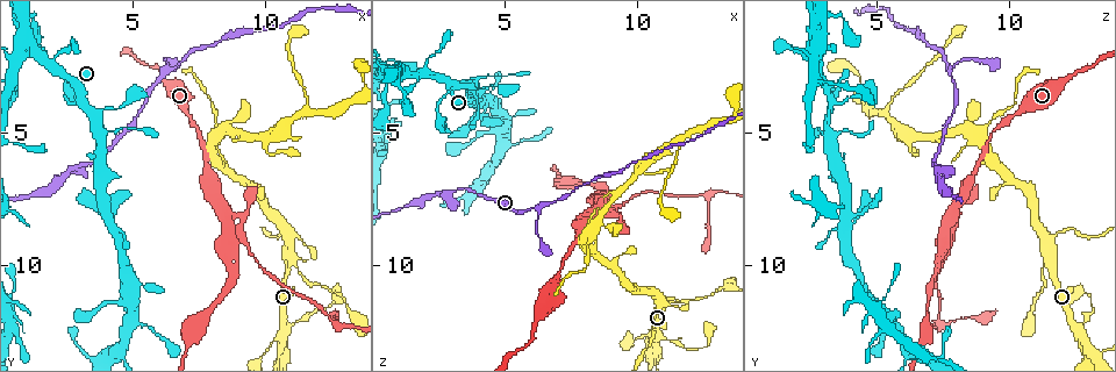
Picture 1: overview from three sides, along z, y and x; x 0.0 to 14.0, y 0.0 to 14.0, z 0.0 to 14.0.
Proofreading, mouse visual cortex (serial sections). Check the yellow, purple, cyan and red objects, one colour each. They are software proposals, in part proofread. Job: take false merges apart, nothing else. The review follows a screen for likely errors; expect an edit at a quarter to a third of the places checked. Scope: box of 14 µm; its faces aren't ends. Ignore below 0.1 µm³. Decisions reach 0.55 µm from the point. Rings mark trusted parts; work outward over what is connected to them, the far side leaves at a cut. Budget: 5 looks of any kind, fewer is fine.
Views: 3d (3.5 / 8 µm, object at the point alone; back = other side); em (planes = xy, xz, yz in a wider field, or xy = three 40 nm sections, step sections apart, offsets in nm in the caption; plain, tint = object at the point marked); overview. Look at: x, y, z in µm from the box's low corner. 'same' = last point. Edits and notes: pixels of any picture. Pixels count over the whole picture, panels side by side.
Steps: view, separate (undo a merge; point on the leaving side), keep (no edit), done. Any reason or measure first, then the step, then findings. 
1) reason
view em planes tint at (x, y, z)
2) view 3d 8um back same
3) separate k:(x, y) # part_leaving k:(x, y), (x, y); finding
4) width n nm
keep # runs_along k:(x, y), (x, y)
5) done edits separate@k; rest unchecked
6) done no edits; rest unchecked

branch point
view 3d 3.5um at (3.5, 4.3, 3.1)

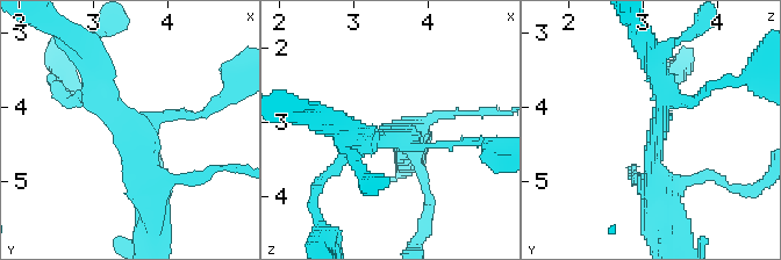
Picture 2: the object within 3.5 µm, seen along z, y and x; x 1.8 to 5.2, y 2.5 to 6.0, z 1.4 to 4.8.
arms 3; arm_widths 100, 300, 350 nm
view em planes tint at (3.60, 4.30, 3.20)

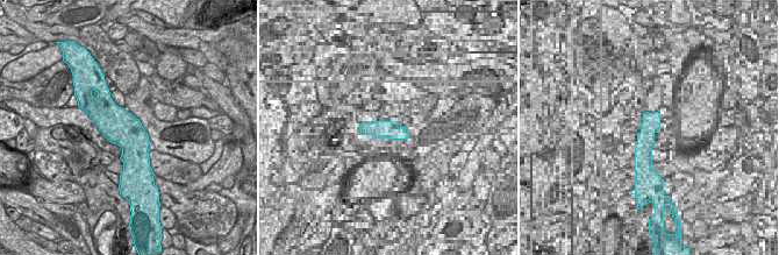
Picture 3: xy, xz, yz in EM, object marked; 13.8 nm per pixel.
width 480 nm
keep # runs_along 2:(93, 69), (143, 136), (153, 204); all the same cell

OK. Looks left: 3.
four or more arms meet
view 3d 3.5um back at (8.7, 8.1, 7.9)

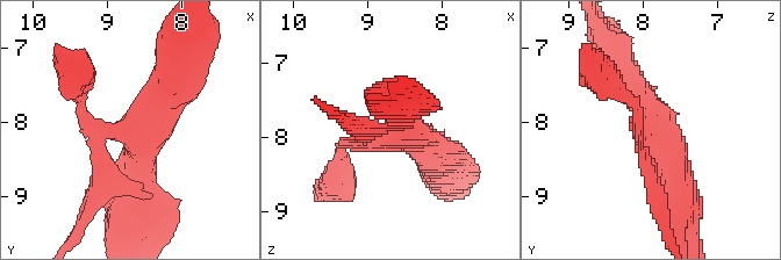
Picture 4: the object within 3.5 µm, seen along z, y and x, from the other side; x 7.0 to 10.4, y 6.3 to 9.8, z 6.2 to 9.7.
arms 4; arm_widths 150, 200, 450, 450 nm
view em xy step 3 tint at (8.60, 8.05, 7.95)

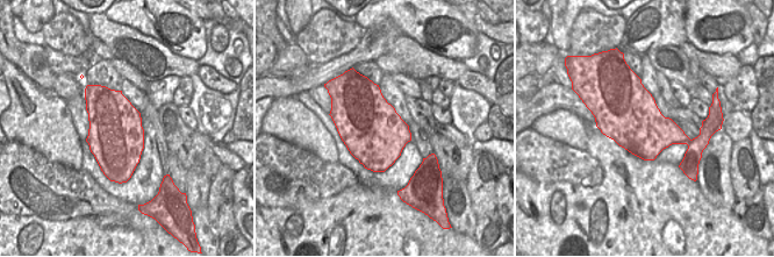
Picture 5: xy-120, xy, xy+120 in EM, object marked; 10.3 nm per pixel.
another direction
view em xy step 5 tint same

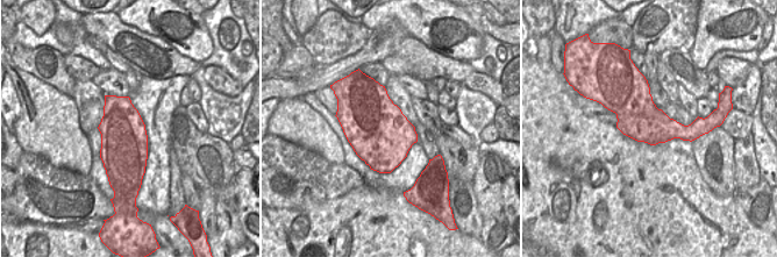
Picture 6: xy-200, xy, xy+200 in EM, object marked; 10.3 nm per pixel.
width 650 nm
keep # runs_along 4:(617, 69), (647, 107), (680, 200); continuous, no second cell

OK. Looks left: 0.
done no edits; rest unchecked

